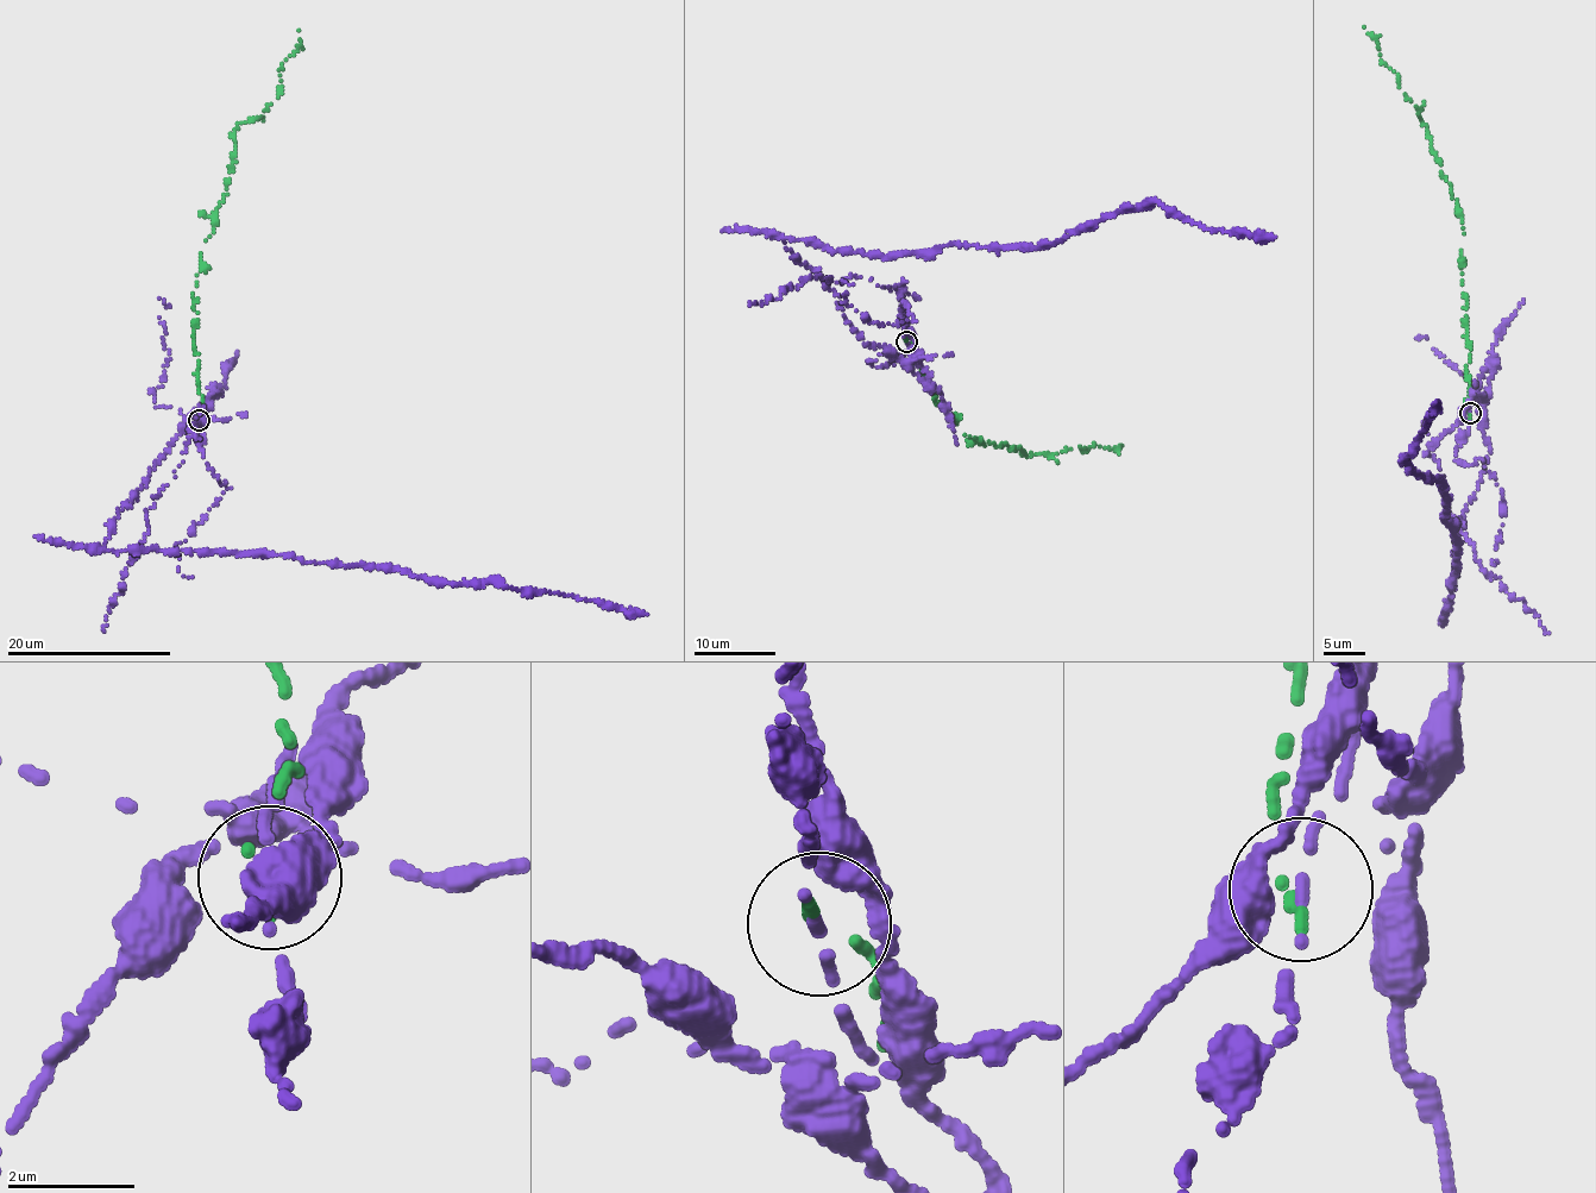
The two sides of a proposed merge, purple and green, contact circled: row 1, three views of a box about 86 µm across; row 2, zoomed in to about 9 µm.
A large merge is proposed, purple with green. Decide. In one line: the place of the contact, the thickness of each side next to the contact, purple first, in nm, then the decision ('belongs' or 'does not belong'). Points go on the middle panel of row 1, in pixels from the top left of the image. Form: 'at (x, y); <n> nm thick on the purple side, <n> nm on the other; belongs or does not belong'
at (906, 341); 180 nm thick on the purple side, 180 nm on the other; does not belong

